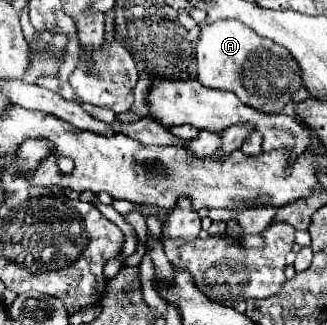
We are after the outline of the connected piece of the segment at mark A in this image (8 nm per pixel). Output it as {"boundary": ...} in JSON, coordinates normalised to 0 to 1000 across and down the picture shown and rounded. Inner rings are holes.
{"boundary":[[[661,65],[654,77],[618,83],[618,102],[599,132],[599,200],[606,200],[606,249],[636,274],[679,274],[709,280],[746,323],[789,335],[801,348],[862,348],[869,329],[893,317],[893,292],[924,268],[917,249],[917,206],[893,182],[893,169],[844,138],[838,126],[783,108],[765,83],[740,77],[734,65]]]}

